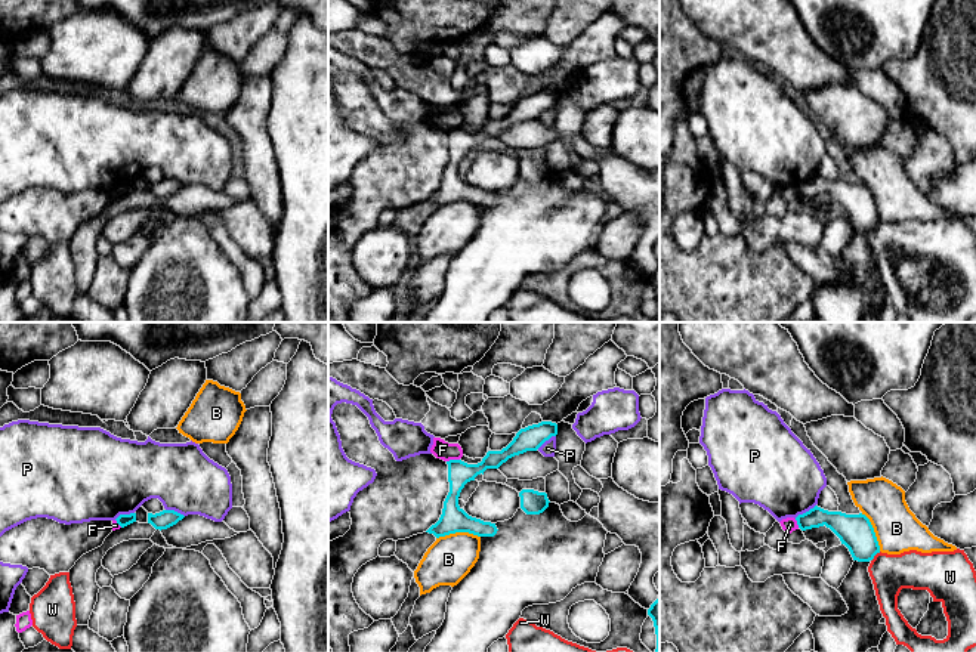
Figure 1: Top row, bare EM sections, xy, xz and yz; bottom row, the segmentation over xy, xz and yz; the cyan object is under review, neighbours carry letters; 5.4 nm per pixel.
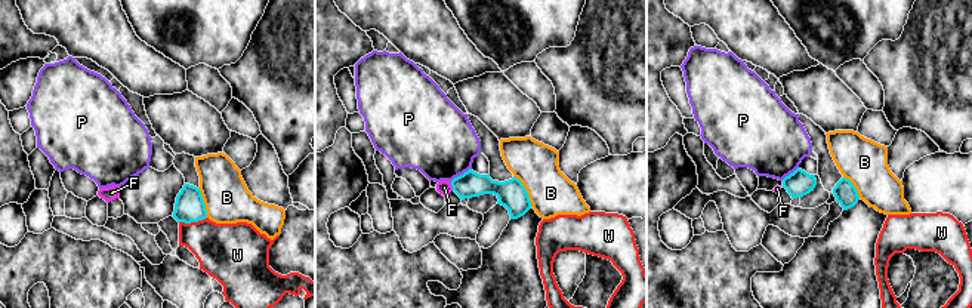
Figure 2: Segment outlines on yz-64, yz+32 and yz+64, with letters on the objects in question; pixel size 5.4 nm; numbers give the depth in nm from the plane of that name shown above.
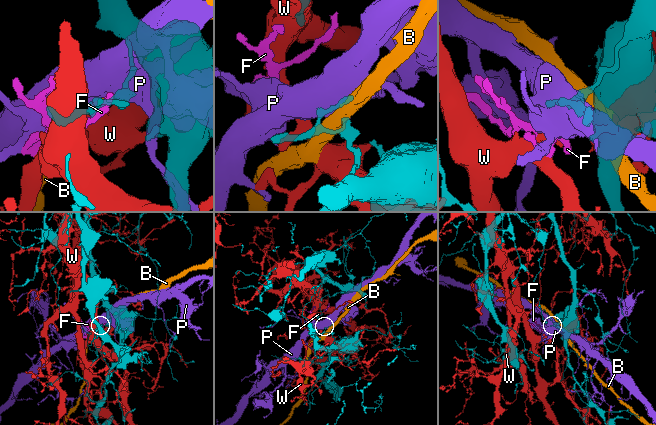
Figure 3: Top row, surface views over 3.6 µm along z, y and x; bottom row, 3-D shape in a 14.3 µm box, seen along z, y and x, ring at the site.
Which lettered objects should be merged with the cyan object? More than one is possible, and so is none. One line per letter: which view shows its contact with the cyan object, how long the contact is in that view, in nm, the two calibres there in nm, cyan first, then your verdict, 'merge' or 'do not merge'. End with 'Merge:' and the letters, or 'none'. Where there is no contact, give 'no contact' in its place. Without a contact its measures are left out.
B: contact in xz; length 240 nm; calibres 140 and 240 nm; do not merge
F: contact in xz; length 70 nm; calibres 130 and 100 nm; do not merge
P: contact in yz; length 140 nm; calibres 160 and 400 nm; do not merge
W: contact in yz; length 80 nm; calibres 190 and 200 nm; do not merge
Merge: none

